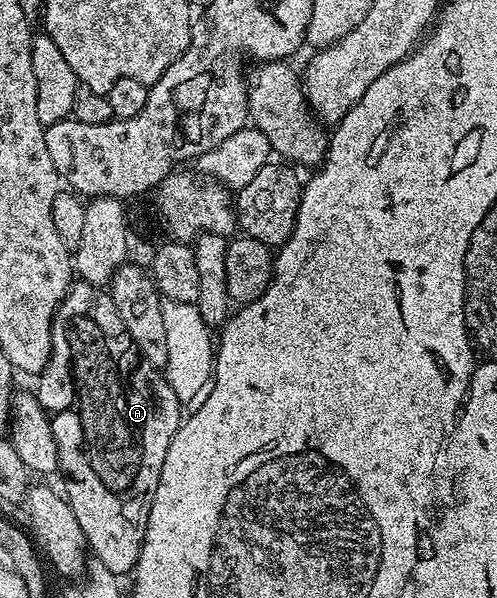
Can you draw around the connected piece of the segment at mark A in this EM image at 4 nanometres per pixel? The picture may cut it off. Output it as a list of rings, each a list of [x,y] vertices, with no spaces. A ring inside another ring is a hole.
[[[78,280],[70,285],[53,316],[50,341],[49,362],[45,364],[44,371],[36,378],[35,392],[39,403],[49,415],[51,431],[55,435],[59,469],[62,474],[65,472],[63,493],[69,502],[71,511],[75,511],[75,519],[79,519],[79,527],[85,536],[85,543],[92,560],[103,563],[103,567],[107,567],[107,571],[111,571],[118,579],[121,579],[124,578],[124,573],[125,576],[132,574],[133,568],[137,566],[139,551],[143,547],[143,539],[145,538],[149,508],[153,502],[155,491],[159,487],[159,475],[163,471],[163,459],[167,459],[167,447],[171,447],[171,439],[183,420],[183,412],[181,413],[183,403],[175,395],[175,391],[171,391],[162,370],[155,369],[138,353],[137,348],[133,345],[131,335],[127,335],[127,327],[123,323],[123,319],[119,319],[119,311],[115,311],[115,303],[111,299],[111,295],[102,286],[89,285],[83,280]]]

